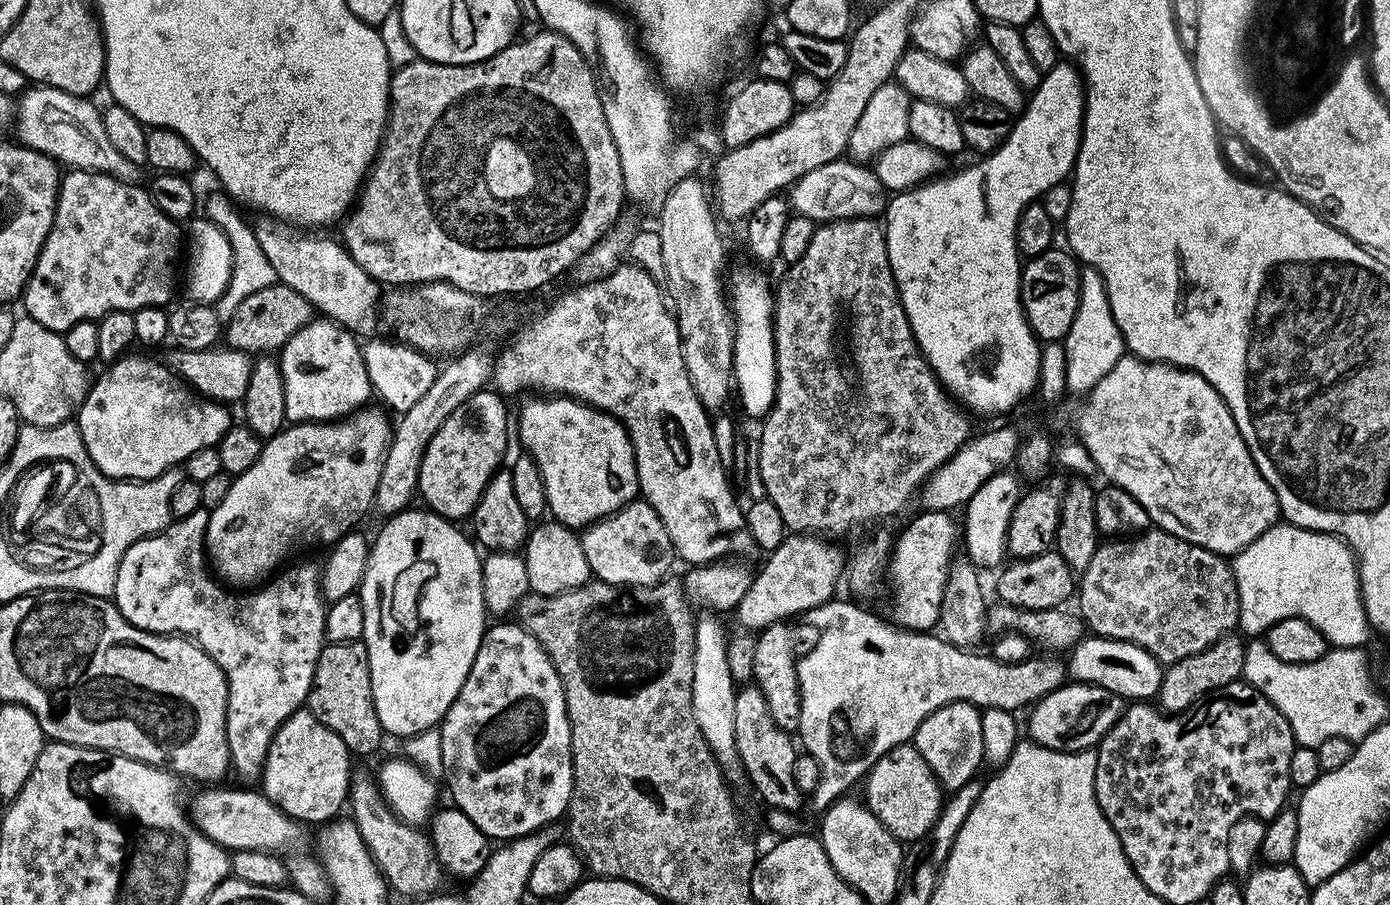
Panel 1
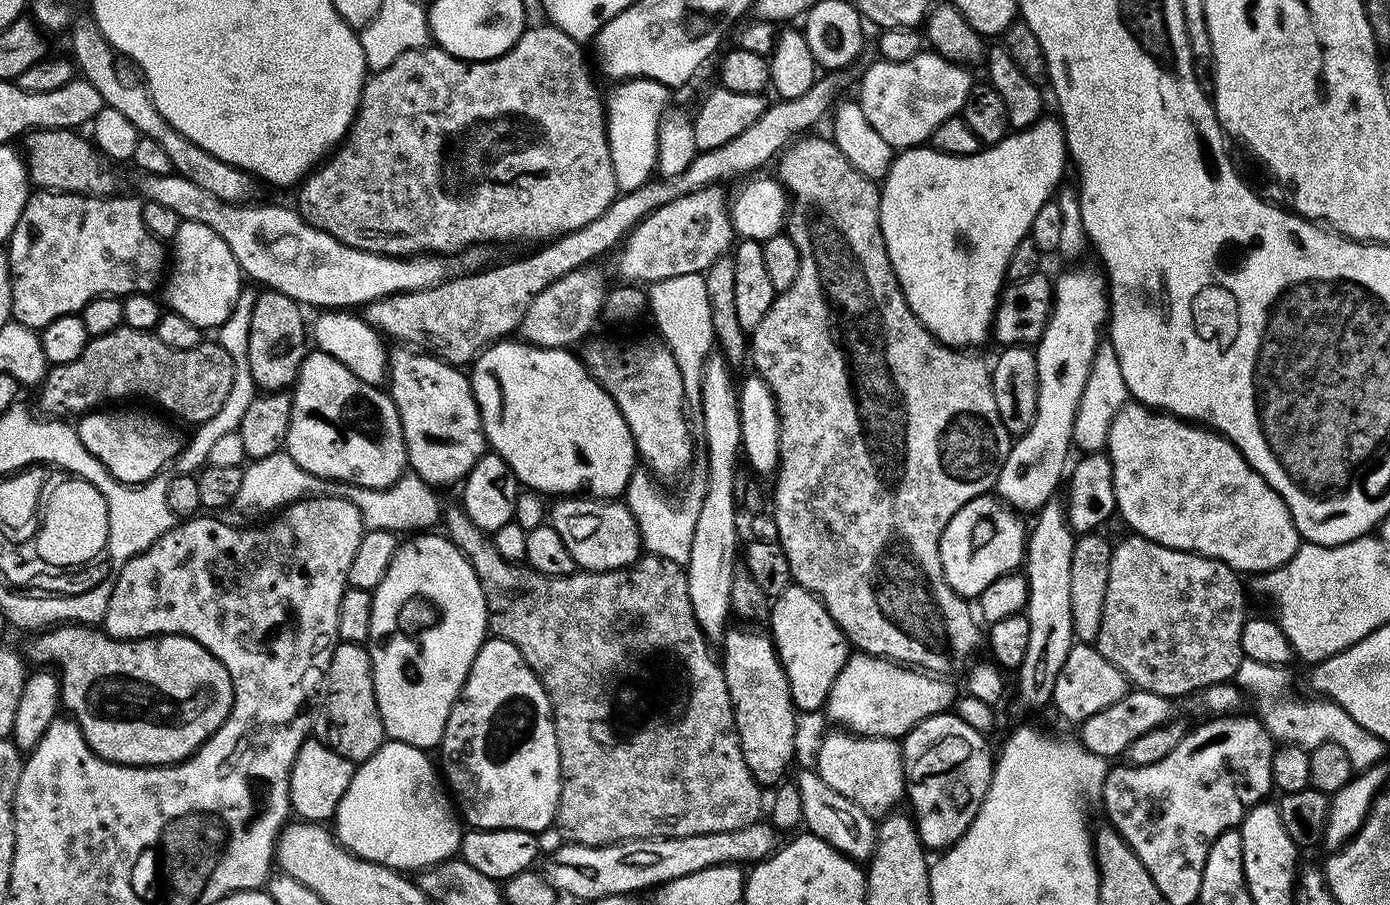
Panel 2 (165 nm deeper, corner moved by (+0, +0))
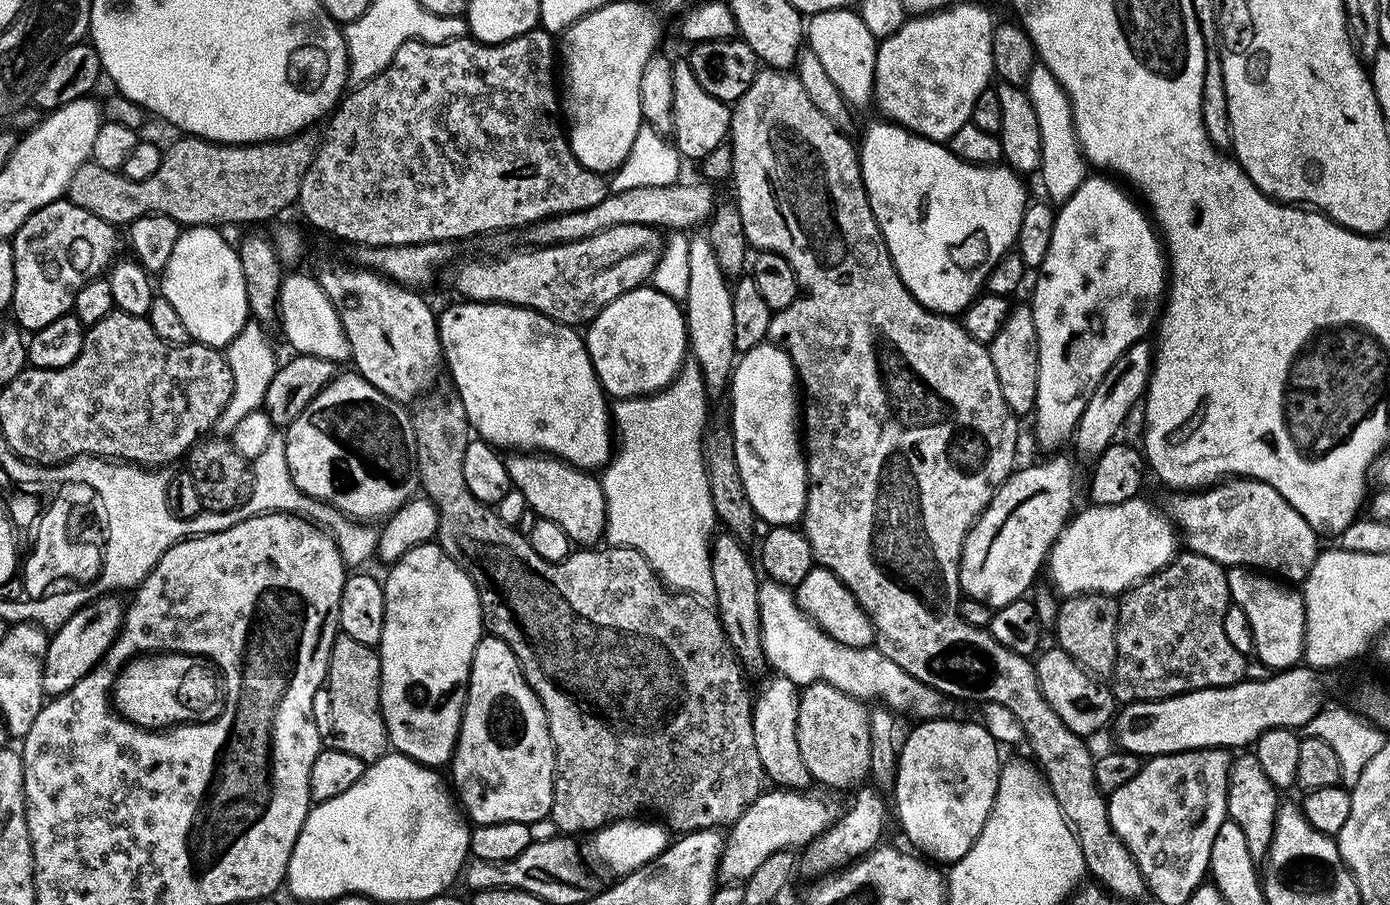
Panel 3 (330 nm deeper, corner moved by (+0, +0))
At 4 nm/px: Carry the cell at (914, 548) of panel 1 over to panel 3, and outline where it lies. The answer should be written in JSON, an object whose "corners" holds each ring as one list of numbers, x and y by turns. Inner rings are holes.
{"corners":[[1056,456,1053,460,1044,460,1041,464,1032,464,1029,468,1023,468,1023,466,1017,467,1013,471,1012,475,1004,481,1002,487,994,494,994,498,986,506,986,510,983,514,976,519,976,525,968,531,968,537,964,543,964,549,960,555,960,586,965,597,977,600,983,604,988,605,989,608,995,610,1006,606,1006,602,1014,602,1015,600,1021,599,1025,595,1024,592,1032,583,1036,580,1036,575,1041,575,1042,569,1045,567,1048,559,1048,554,1052,550,1052,545,1055,544,1059,538,1061,532,1064,531,1070,517,1073,515,1074,507,1072,503,1076,500,1076,468,1067,460,1064,456]]}

